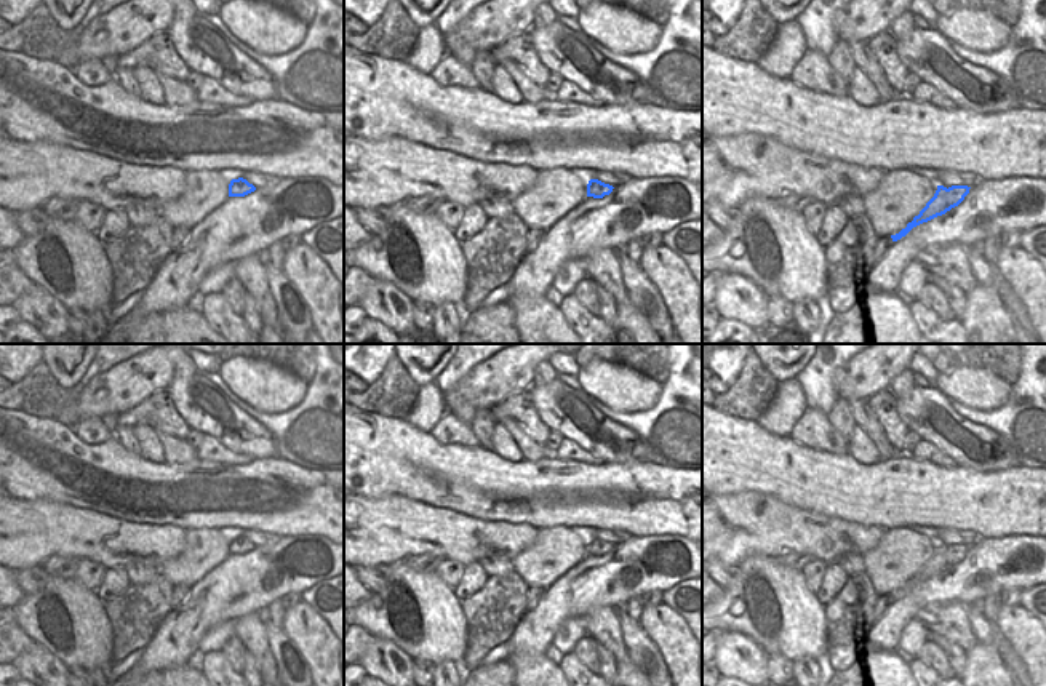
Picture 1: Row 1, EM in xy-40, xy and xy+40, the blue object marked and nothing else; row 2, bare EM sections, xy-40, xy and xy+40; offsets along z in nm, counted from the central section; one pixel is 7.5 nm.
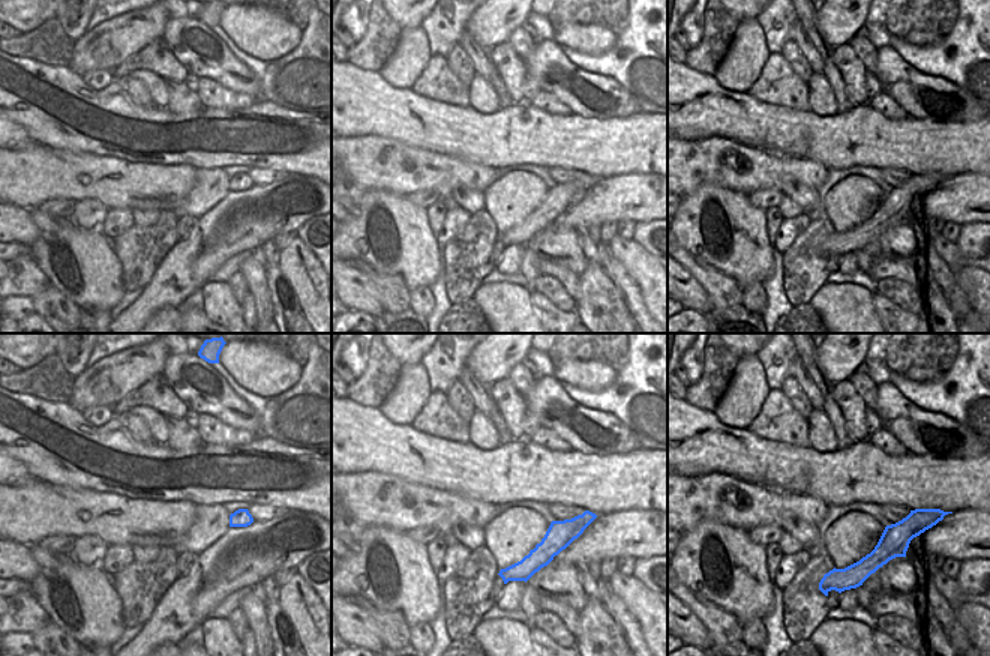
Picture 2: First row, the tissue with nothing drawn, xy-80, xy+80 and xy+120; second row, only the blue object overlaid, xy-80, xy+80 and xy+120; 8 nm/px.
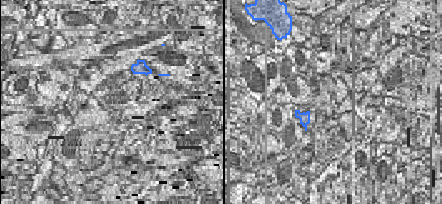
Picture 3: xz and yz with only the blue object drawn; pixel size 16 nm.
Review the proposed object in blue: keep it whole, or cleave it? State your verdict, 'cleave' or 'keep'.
cleave

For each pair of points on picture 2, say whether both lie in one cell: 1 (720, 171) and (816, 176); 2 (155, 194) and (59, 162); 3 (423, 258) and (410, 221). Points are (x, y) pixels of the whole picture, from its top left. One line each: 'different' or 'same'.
1: same
2: same
3: same

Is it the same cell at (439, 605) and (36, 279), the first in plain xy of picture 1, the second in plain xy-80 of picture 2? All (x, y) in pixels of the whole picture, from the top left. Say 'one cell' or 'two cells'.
two cells

